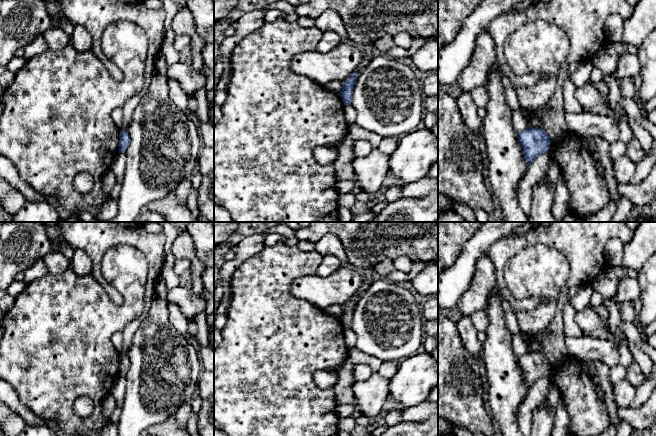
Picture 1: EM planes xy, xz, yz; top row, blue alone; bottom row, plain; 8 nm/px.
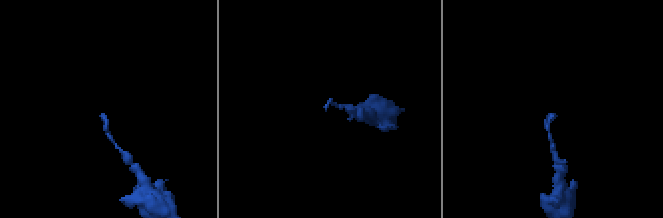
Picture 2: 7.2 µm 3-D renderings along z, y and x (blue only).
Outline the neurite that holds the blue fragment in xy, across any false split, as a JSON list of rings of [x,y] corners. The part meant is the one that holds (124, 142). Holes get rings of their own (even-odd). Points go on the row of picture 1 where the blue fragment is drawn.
[[[120,131],[119,153],[125,153],[130,144],[130,136],[127,131]]]

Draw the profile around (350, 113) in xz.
[[[352,105],[344,106],[344,114],[345,114],[345,119],[346,119],[346,123],[348,127],[355,124],[357,113],[356,113],[355,108]]]

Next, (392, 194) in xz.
[[[402,179],[393,180],[391,187],[385,191],[382,191],[385,194],[385,201],[389,203],[398,200],[400,198],[401,187],[405,183],[406,182]]]

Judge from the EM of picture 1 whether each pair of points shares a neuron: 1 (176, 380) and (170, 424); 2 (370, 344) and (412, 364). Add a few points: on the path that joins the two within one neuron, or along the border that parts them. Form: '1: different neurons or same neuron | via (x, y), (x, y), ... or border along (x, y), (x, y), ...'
1: different neurons | border along (174, 414), (162, 422), (151, 425)
2: different neurons | border along (421, 350), (404, 359)

